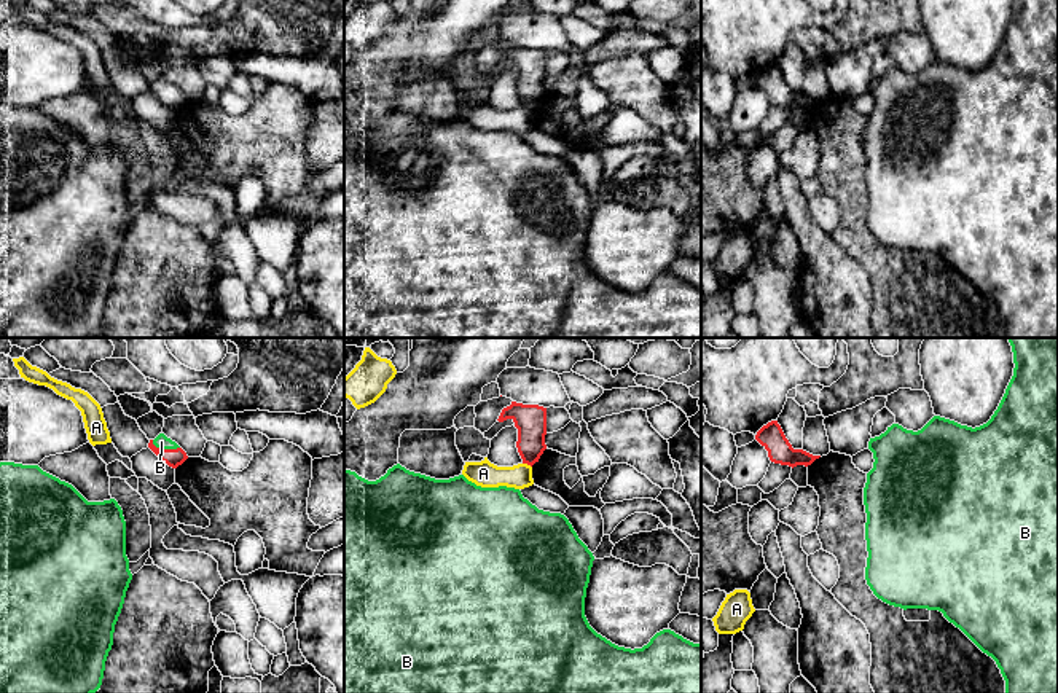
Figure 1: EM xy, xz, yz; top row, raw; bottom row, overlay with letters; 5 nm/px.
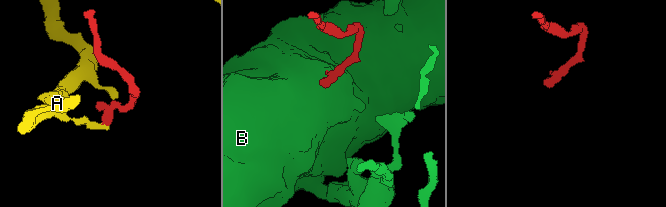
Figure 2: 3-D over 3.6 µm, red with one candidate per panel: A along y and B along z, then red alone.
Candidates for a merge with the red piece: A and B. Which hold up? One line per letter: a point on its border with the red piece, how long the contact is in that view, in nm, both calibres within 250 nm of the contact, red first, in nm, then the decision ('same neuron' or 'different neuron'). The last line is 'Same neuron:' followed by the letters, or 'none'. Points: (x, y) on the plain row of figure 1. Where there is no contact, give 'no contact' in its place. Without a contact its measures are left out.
A: xz (528, 107) | 50 nm | 160/130 nm | different neuron
B: xy (164, 93) | 150 nm | 90/70 nm | same neuron
Same neuron: B

